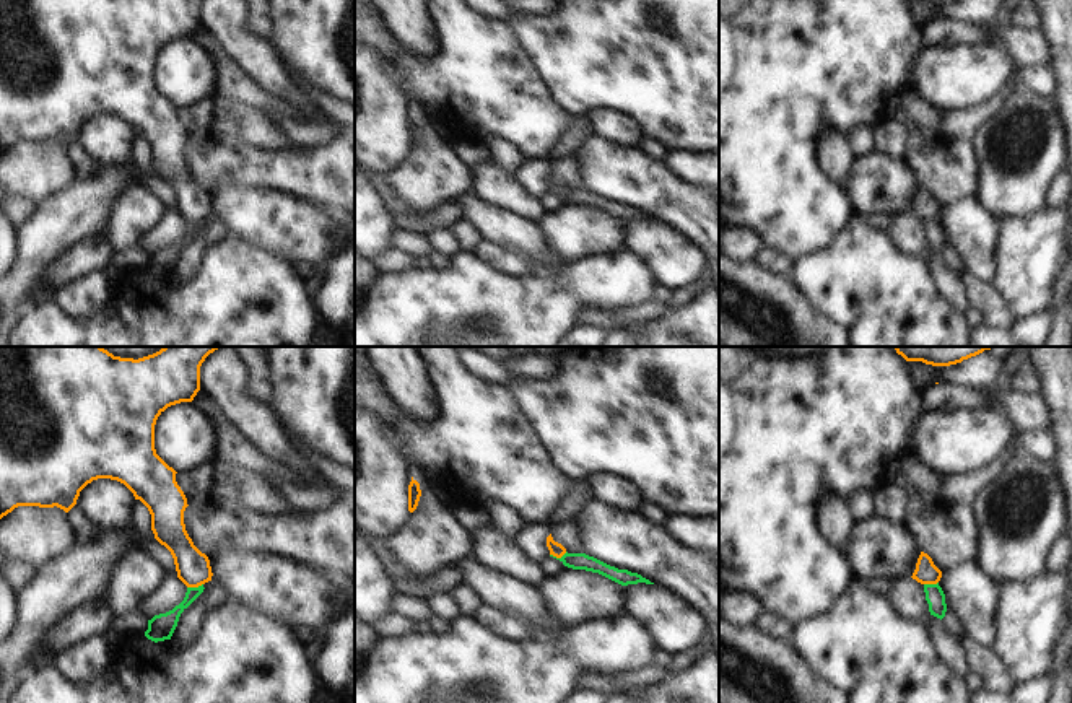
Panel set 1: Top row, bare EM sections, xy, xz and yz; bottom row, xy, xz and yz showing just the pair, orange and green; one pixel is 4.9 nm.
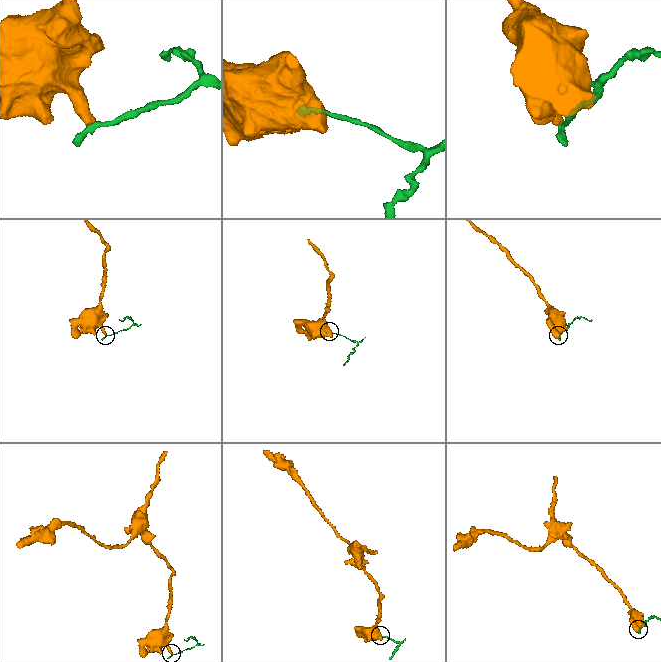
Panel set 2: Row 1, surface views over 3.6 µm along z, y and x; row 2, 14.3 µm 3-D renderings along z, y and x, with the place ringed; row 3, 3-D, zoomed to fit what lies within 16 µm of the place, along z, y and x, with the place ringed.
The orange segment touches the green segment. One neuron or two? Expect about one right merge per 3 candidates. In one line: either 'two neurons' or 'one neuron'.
two neurons

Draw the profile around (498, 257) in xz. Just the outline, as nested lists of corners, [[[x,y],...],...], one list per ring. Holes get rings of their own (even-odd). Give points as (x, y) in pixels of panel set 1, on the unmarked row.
[[[480,241],[470,252],[490,264],[495,270],[501,270],[511,277],[530,275],[530,265],[524,257],[509,254],[504,247],[491,241]]]

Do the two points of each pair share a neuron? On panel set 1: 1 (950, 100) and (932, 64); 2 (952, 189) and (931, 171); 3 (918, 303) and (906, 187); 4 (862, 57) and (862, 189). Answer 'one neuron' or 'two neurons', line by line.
1: one neuron
2: one neuron
3: two neurons
4: two neurons

